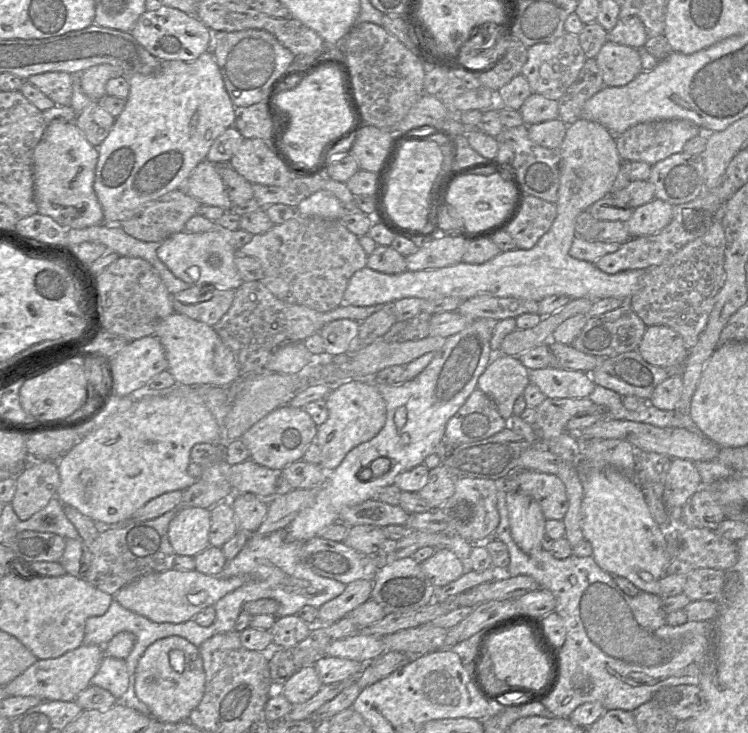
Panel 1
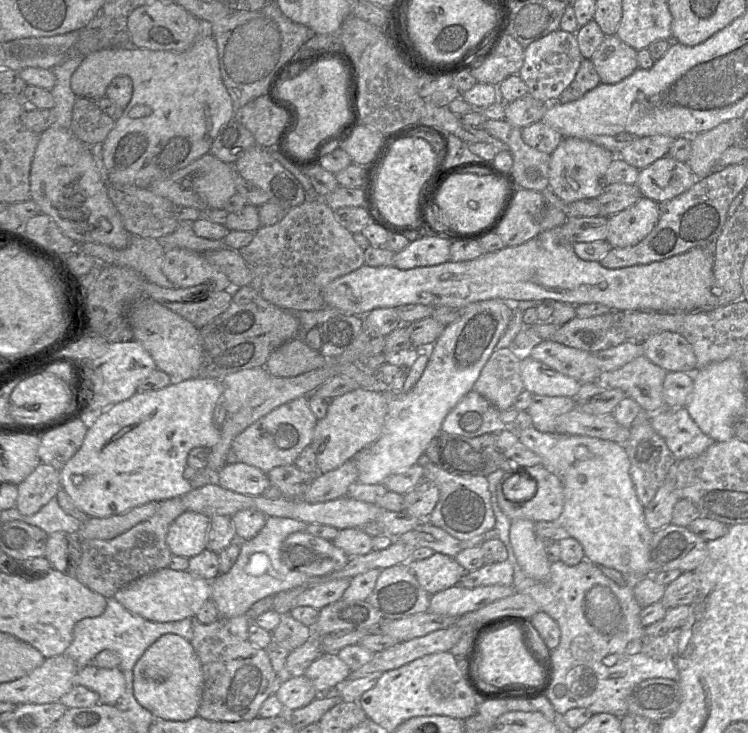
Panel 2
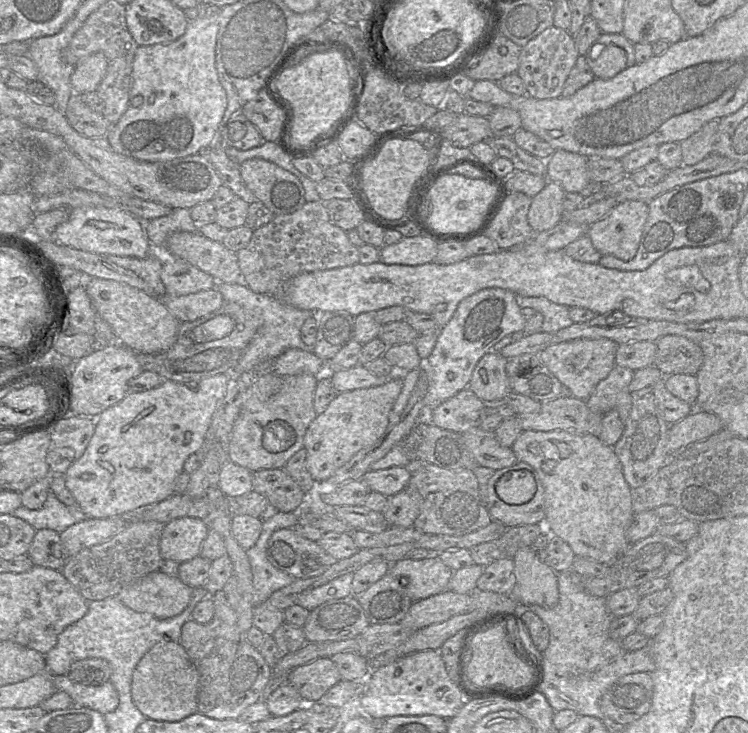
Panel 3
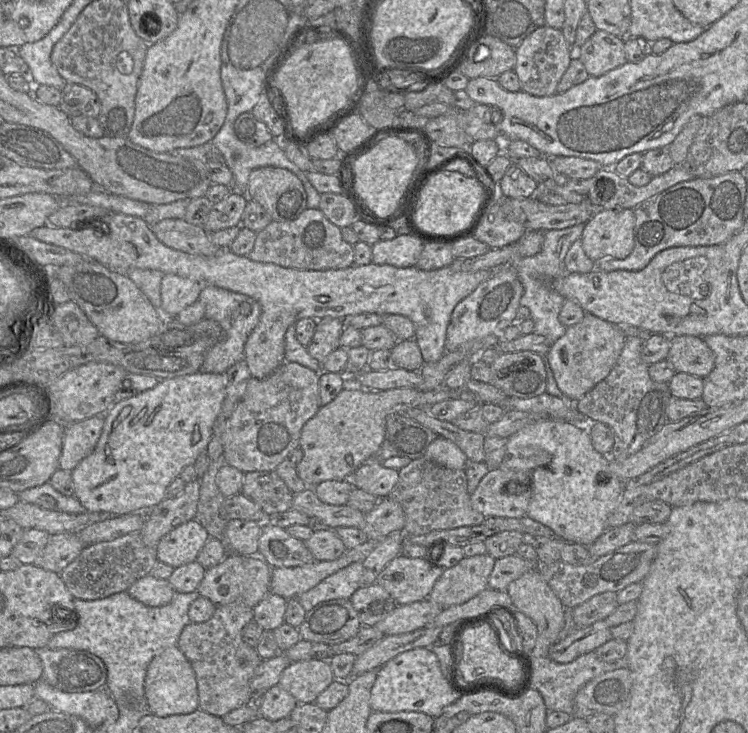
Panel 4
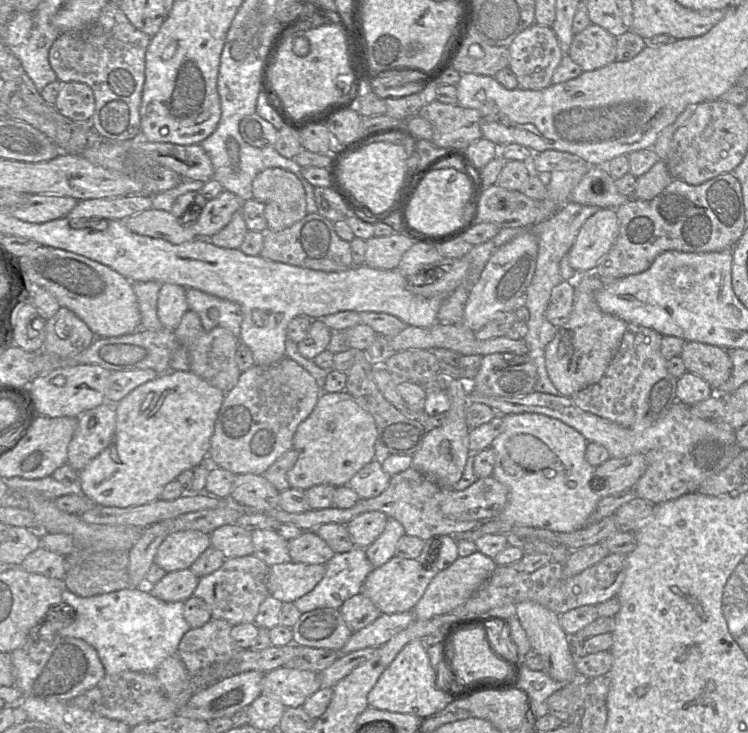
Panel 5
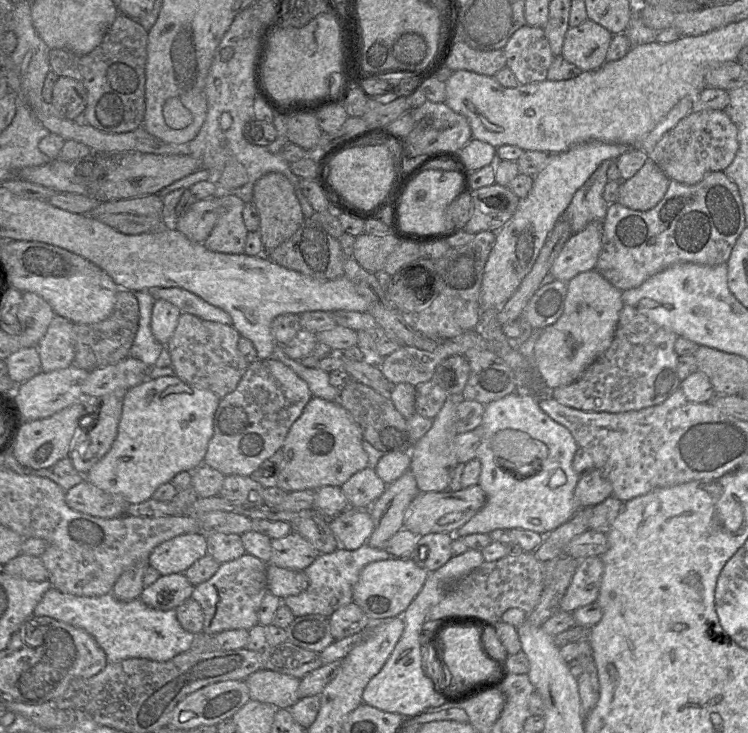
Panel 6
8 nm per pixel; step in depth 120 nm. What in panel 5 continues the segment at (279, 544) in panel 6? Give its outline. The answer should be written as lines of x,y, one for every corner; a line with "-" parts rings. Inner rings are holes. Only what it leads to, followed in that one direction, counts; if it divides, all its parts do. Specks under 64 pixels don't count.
314,530
303,531
298,537
288,541
292,562
326,564
335,552

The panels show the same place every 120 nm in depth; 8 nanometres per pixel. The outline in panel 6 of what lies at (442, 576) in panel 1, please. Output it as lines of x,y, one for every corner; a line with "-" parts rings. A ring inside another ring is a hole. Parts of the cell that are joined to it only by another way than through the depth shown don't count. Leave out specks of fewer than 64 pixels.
391,558
367,564
353,587
355,602
371,620
402,616
421,591
429,573
412,559

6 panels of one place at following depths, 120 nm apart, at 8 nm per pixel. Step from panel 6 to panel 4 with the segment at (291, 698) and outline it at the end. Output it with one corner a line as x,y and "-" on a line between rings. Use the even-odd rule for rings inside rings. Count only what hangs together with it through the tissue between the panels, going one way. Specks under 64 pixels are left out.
328,660
292,662
280,676
279,685
298,703
315,703
316,698
335,680

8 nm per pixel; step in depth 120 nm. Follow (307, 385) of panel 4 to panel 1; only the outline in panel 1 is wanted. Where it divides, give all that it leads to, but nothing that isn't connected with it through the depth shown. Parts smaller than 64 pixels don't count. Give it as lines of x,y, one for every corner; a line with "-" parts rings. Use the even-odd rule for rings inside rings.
283,405
262,418
240,438
250,452
250,459
259,465
281,471
300,461
307,447
315,440
318,426
303,408

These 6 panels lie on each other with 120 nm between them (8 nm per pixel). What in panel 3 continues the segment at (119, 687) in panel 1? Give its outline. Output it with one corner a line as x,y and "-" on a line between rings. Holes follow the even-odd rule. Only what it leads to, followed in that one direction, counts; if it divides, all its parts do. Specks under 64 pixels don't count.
52,675
56,691
67,693
74,701
74,707
86,707
106,715
118,704
118,693
110,681
99,686
85,686
68,679
66,675

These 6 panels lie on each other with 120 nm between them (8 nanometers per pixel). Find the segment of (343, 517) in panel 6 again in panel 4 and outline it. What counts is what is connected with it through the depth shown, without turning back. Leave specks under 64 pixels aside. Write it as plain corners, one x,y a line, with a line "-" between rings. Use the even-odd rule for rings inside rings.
385,497
365,514
363,532
369,540
381,540
393,531
403,531
404,525
405,515
401,505

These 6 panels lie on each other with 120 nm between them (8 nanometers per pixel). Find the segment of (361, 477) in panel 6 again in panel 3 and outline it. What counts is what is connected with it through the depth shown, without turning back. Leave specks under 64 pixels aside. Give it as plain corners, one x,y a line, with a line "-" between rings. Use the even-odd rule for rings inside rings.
390,467
383,470
369,470
362,480
371,492
392,497
408,486
410,474
405,467

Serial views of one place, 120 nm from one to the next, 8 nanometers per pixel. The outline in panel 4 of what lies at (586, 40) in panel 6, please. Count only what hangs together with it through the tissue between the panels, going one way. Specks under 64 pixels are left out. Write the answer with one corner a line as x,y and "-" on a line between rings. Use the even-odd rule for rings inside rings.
603,30
595,33
575,51
590,76
599,77
627,62
624,38

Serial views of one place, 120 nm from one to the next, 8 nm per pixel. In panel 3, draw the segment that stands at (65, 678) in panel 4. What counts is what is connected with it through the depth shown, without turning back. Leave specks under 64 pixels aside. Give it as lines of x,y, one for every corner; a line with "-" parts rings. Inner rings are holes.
88,658
74,662
65,675
77,684
99,686
109,681
111,673
111,666
106,660

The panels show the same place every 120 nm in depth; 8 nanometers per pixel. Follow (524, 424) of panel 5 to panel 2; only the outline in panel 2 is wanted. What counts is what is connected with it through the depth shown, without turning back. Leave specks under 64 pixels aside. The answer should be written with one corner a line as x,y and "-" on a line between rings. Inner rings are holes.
532,426
519,432
518,438
529,450
539,455
542,466
561,481
564,490
564,507
558,521
561,533
580,542
585,559
598,566
616,569
629,581
652,576
649,574
649,560
655,532
646,524
644,507
630,476
630,461
624,446
595,437
543,433

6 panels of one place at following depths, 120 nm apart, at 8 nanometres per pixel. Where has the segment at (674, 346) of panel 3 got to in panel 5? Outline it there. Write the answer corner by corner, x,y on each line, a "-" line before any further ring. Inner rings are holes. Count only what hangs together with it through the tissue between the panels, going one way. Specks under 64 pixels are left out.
685,341
681,359
687,372
705,380
714,390
726,383
732,374
732,360
726,349
718,346

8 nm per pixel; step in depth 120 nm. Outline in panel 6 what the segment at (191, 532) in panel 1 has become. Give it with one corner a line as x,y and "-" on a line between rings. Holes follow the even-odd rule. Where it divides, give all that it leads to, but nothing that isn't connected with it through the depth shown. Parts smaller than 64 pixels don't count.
186,533
157,545
149,555
148,564
161,576
184,573
206,554
206,536
201,533

